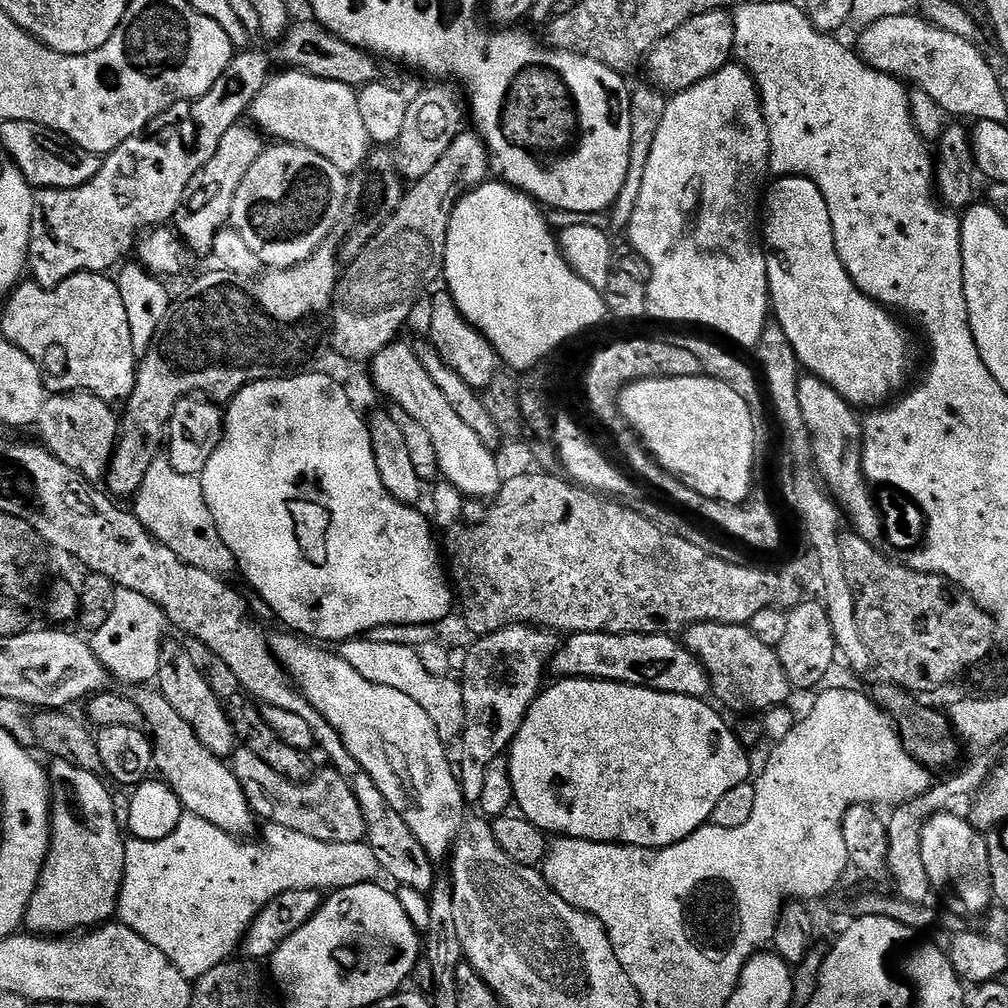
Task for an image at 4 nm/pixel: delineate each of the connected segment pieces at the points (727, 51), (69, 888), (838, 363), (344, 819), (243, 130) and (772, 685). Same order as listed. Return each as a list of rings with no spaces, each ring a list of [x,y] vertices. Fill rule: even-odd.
[[[727,11],[703,12],[701,16],[692,16],[685,24],[678,26],[678,30],[674,30],[666,38],[659,40],[648,53],[646,68],[648,64],[649,78],[647,79],[664,94],[675,94],[686,90],[690,86],[702,82],[702,78],[710,78],[710,74],[722,70],[730,63],[734,56],[732,46],[735,37],[732,18]]]
[[[52,760],[46,768],[48,774],[48,790],[50,793],[50,835],[48,837],[48,853],[44,859],[44,865],[40,871],[40,880],[36,883],[36,893],[30,898],[28,909],[24,915],[23,927],[29,933],[41,936],[63,936],[65,934],[76,934],[81,930],[91,930],[105,922],[111,921],[117,915],[120,902],[120,883],[124,877],[124,846],[125,837],[122,830],[114,824],[112,792],[110,788],[100,781],[101,777],[90,770],[82,770],[65,760]]]
[[[781,175],[773,182],[772,193],[769,196],[767,193],[763,201],[762,216],[762,243],[768,258],[770,312],[775,323],[786,330],[786,338],[790,338],[790,346],[794,346],[801,369],[822,378],[822,382],[830,385],[853,406],[880,406],[895,397],[905,387],[904,379],[908,376],[908,332],[889,309],[858,290],[846,266],[842,266],[838,246],[834,246],[830,206],[826,206],[822,190],[818,190],[818,186],[805,176]]]
[[[240,746],[230,757],[232,773],[238,778],[248,799],[248,806],[257,817],[268,824],[286,826],[286,830],[298,830],[306,838],[318,838],[318,842],[331,844],[359,844],[365,839],[366,825],[362,806],[354,794],[352,784],[331,766],[324,766],[303,782],[297,782],[278,774],[249,748]]]
[[[244,122],[235,124],[226,130],[222,142],[218,142],[214,158],[210,158],[210,162],[206,162],[206,166],[202,166],[194,178],[190,178],[190,186],[186,186],[186,194],[182,194],[174,217],[174,228],[193,253],[211,253],[216,233],[232,219],[234,194],[238,186],[242,186],[242,178],[246,178],[250,166],[254,166],[257,156],[261,156],[265,147],[265,137],[255,127]]]
[[[702,622],[693,624],[683,633],[682,643],[702,662],[708,675],[711,695],[717,696],[732,712],[748,712],[744,714],[763,714],[770,708],[787,705],[788,695],[794,692],[792,684],[786,678],[786,670],[782,670],[780,654],[756,638],[748,626],[743,624],[719,624],[718,622]]]

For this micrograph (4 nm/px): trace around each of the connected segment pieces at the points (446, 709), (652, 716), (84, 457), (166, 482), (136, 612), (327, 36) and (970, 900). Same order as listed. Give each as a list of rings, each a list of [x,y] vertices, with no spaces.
[[[367,638],[346,640],[339,645],[338,655],[362,678],[370,678],[370,682],[378,682],[378,686],[394,686],[394,690],[402,690],[402,694],[414,698],[426,714],[430,714],[430,722],[438,730],[440,737],[446,742],[459,741],[464,735],[464,699],[460,689],[460,680],[451,675],[435,676],[426,674],[422,662],[418,662],[416,649],[406,646],[386,646],[382,642],[370,642]]]
[[[564,678],[556,682],[553,688],[545,687],[534,703],[529,706],[526,718],[516,735],[516,741],[512,743],[507,753],[512,798],[519,815],[553,837],[569,836],[575,840],[589,840],[599,844],[629,844],[635,848],[665,848],[690,838],[690,834],[694,834],[711,821],[714,806],[718,806],[719,800],[730,790],[734,790],[734,786],[749,783],[753,775],[752,764],[748,761],[748,752],[740,745],[741,737],[734,731],[733,725],[728,725],[707,704],[708,702],[707,699],[698,696],[655,692],[633,684],[619,684],[609,680],[591,678]]]
[[[89,392],[52,394],[45,399],[35,427],[40,428],[43,447],[52,452],[58,462],[66,462],[70,470],[82,474],[89,482],[100,482],[105,479],[108,463],[112,461],[118,435],[118,416],[112,411],[113,405]]]
[[[158,458],[152,463],[150,470],[146,470],[146,478],[142,478],[142,486],[135,494],[134,503],[136,503],[134,505],[136,517],[142,522],[142,526],[146,526],[148,533],[154,539],[170,546],[170,550],[174,550],[174,554],[178,554],[178,558],[182,558],[190,566],[198,566],[198,570],[206,570],[221,578],[231,577],[231,572],[237,571],[234,554],[230,554],[226,542],[222,542],[218,526],[206,506],[206,498],[202,494],[202,482],[198,476],[178,474],[178,470],[174,470],[174,466],[167,458]]]
[[[122,588],[116,593],[110,618],[106,618],[106,622],[91,633],[90,643],[113,681],[144,686],[156,679],[158,654],[166,639],[164,631],[169,631],[169,628],[168,617],[157,604],[150,602],[150,598]]]
[[[307,18],[289,23],[288,31],[280,37],[275,45],[276,56],[283,67],[288,70],[305,72],[314,78],[326,78],[330,82],[342,82],[357,90],[366,84],[375,84],[381,79],[381,61],[371,52],[354,46],[342,38],[338,38],[330,30],[326,30],[315,18]]]
[[[945,812],[932,816],[920,831],[920,857],[933,889],[937,893],[948,892],[947,911],[965,918],[980,918],[994,904],[988,841],[985,833],[970,826],[970,822]]]

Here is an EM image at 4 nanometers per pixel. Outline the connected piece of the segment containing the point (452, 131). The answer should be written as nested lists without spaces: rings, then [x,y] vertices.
[[[445,85],[432,86],[409,99],[405,122],[392,150],[396,172],[406,182],[415,182],[430,174],[435,163],[446,154],[454,138],[463,129],[462,120],[466,118],[466,110],[461,93],[455,85]]]

